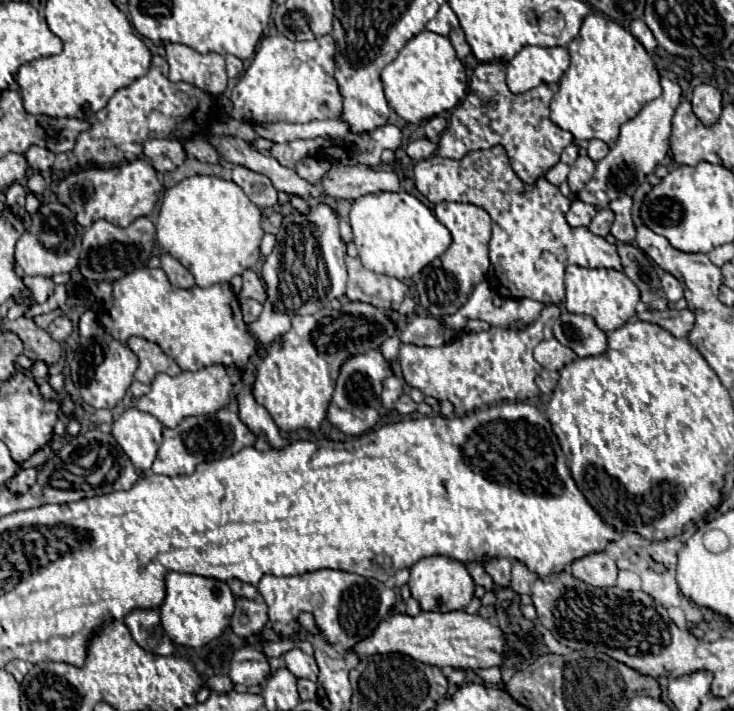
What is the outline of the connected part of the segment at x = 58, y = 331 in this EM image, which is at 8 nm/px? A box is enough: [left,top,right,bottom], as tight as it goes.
[47,316,73,342]

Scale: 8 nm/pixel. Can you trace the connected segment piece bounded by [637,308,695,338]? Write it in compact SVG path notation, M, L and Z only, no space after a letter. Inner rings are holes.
M675 308L665 310L665 312L645 310L645 312L637 314L637 318L651 322L651 324L659 324L661 328L665 328L667 332L671 332L677 338L687 338L687 334L691 332L691 328L695 324L691 310L675 310Z

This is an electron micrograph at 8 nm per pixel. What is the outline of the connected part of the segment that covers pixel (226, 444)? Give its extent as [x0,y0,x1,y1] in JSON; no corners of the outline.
[153,410,255,476]

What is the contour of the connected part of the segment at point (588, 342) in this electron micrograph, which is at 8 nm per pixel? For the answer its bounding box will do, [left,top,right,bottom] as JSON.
[553,310,607,356]

